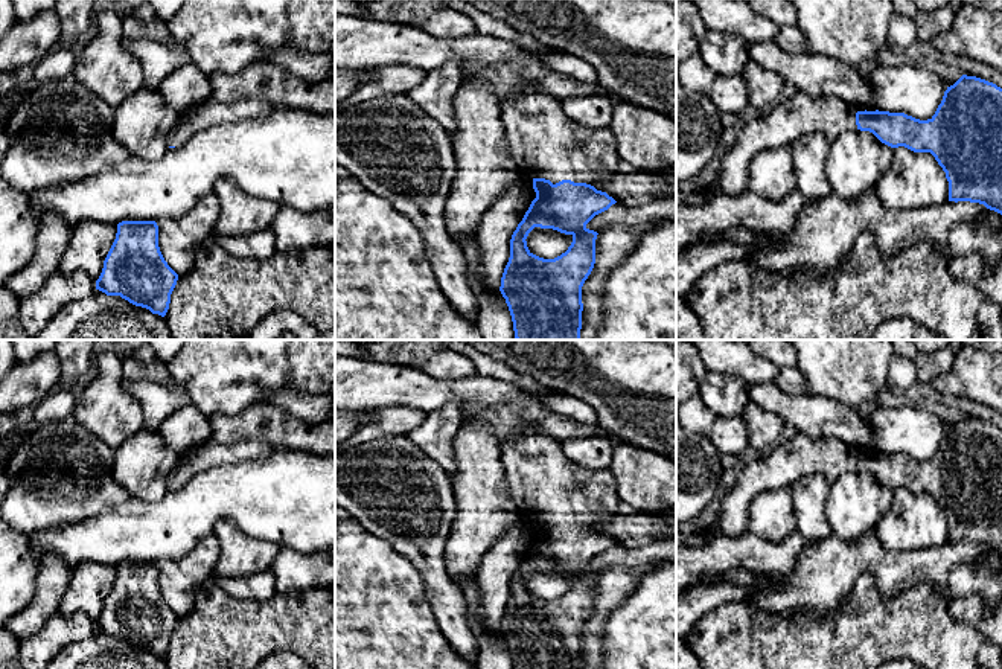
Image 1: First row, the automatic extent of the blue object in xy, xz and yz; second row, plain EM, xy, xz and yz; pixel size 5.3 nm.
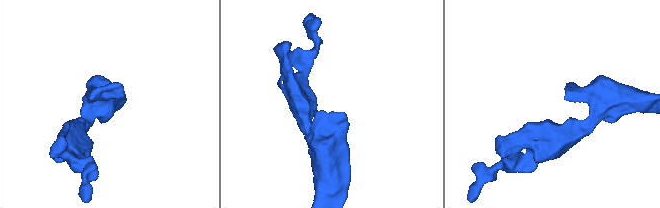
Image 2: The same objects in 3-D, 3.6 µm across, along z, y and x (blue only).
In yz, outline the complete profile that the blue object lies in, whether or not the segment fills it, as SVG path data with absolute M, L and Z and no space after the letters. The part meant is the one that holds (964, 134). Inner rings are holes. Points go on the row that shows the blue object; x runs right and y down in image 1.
M967 75L947 87L935 114L927 120L905 113L856 111L836 96L796 91L792 98L772 105L766 114L748 120L736 143L725 152L716 183L699 192L676 192L676 206L700 204L705 195L714 190L726 195L742 194L748 187L749 165L760 152L789 146L798 137L815 133L821 133L831 143L844 133L856 130L873 133L891 148L905 146L914 152L930 152L946 172L949 201L979 203L1002 215L1002 88Z

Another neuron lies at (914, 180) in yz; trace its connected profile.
M894 148L892 163L874 189L888 209L906 210L949 201L946 172L930 152Z

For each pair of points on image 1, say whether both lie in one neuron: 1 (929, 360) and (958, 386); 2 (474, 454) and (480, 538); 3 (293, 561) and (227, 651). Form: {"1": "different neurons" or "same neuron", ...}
{"1": "different neurons", "2": "same neuron", "3": "different neurons"}

